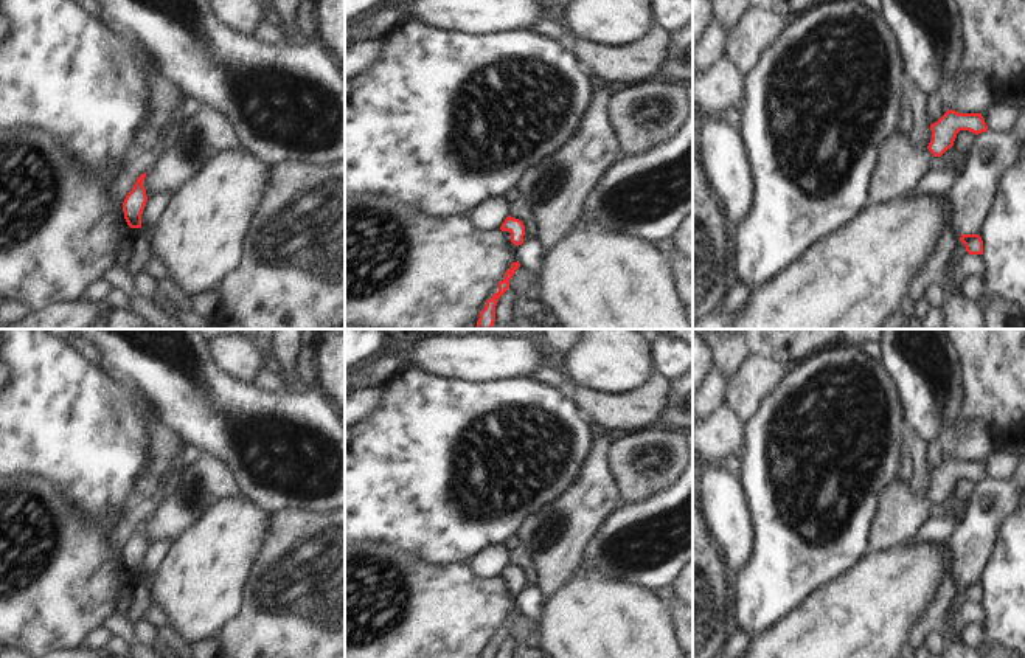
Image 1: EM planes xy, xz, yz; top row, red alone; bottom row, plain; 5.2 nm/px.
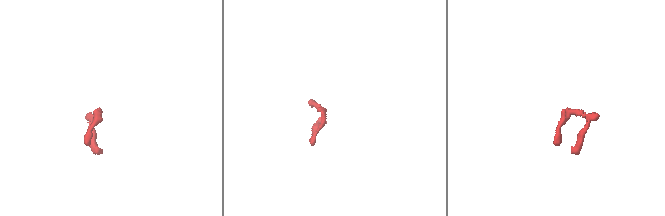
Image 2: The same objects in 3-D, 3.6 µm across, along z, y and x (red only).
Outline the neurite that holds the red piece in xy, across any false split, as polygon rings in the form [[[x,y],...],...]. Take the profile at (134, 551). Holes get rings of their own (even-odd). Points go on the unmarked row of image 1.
[[[148,520],[137,526],[132,539],[123,549],[124,566],[130,576],[141,576],[141,562],[148,549],[146,537],[143,534],[146,521]]]

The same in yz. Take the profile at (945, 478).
[[[949,458],[933,472],[930,472],[932,487],[929,498],[933,504],[941,504],[947,497],[954,494],[957,481],[960,478],[969,478],[975,483],[988,480],[988,473],[982,461],[958,461]]]

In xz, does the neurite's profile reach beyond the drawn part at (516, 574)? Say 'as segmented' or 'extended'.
as segmented

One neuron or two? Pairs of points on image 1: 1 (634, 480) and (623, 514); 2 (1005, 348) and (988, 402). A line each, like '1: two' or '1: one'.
1: two
2: one

